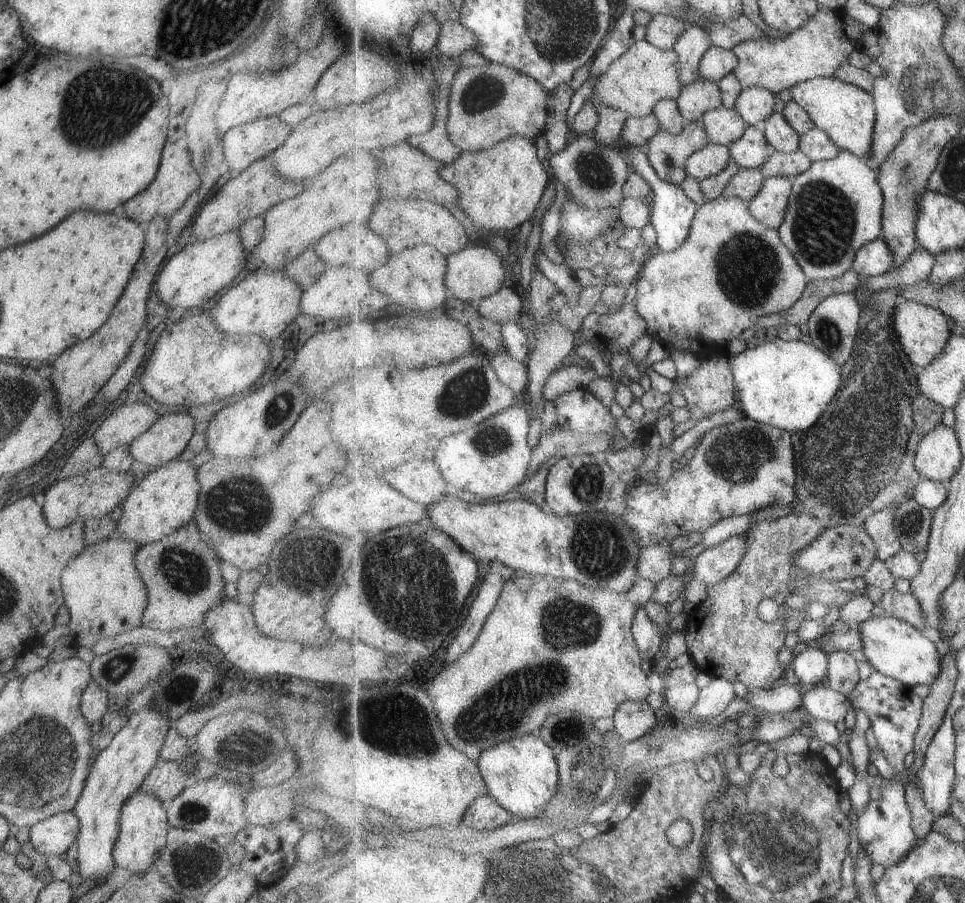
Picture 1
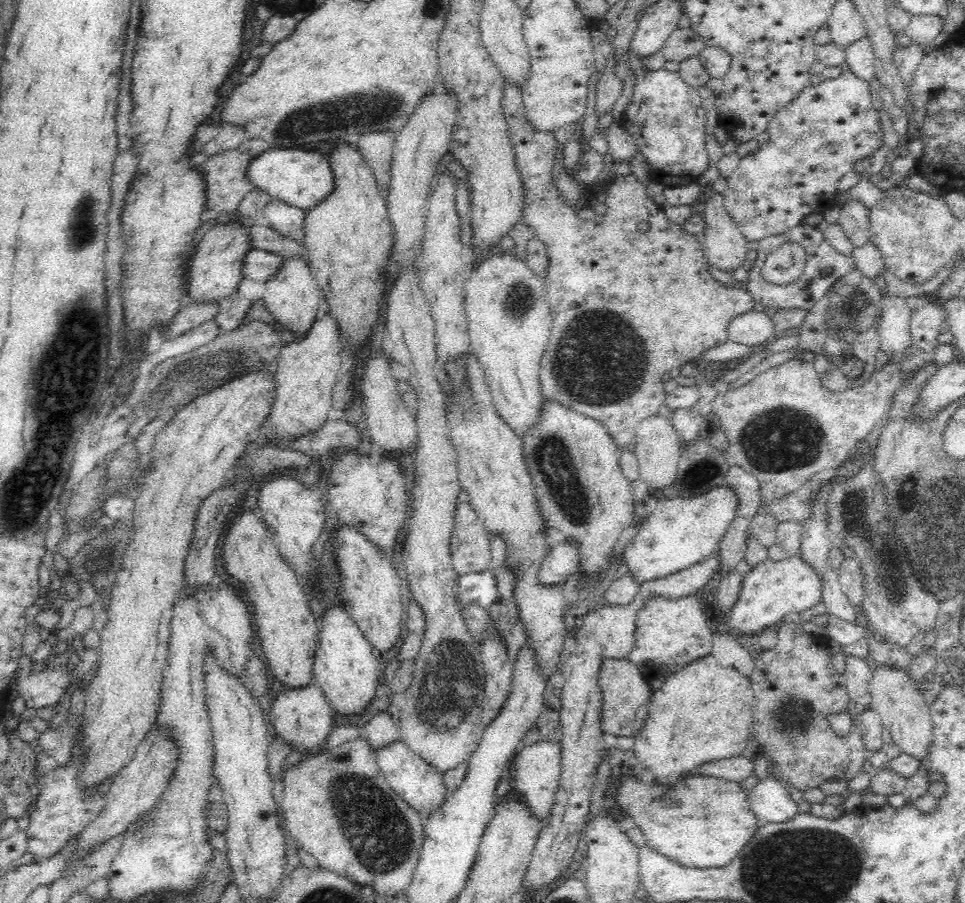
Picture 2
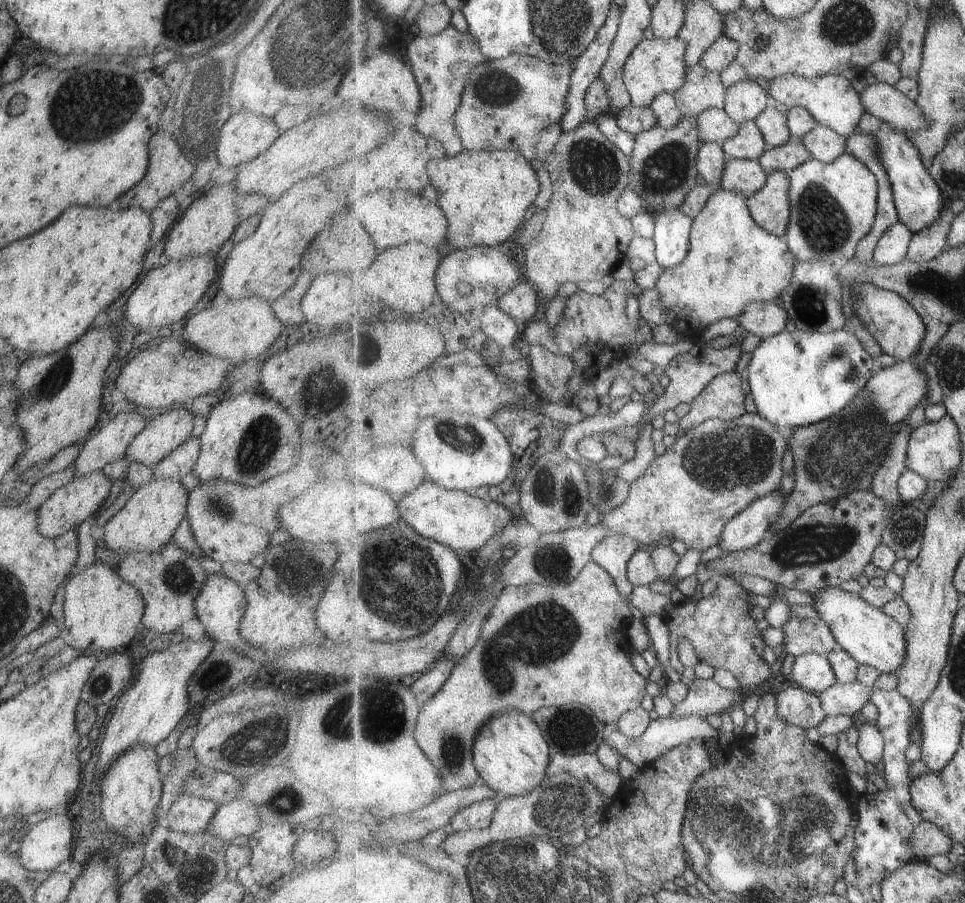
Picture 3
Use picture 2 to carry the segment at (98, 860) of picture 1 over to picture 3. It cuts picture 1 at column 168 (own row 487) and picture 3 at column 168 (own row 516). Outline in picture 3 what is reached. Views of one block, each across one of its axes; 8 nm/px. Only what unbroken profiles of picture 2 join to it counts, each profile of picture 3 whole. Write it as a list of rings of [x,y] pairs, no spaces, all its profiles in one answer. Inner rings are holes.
[[[206,635],[200,640],[177,639],[174,644],[152,651],[141,658],[134,682],[120,696],[106,734],[100,746],[100,757],[96,764],[96,778],[101,779],[113,760],[121,752],[135,744],[155,747],[172,732],[181,718],[188,712],[188,681],[194,671],[210,656],[215,640]]]

